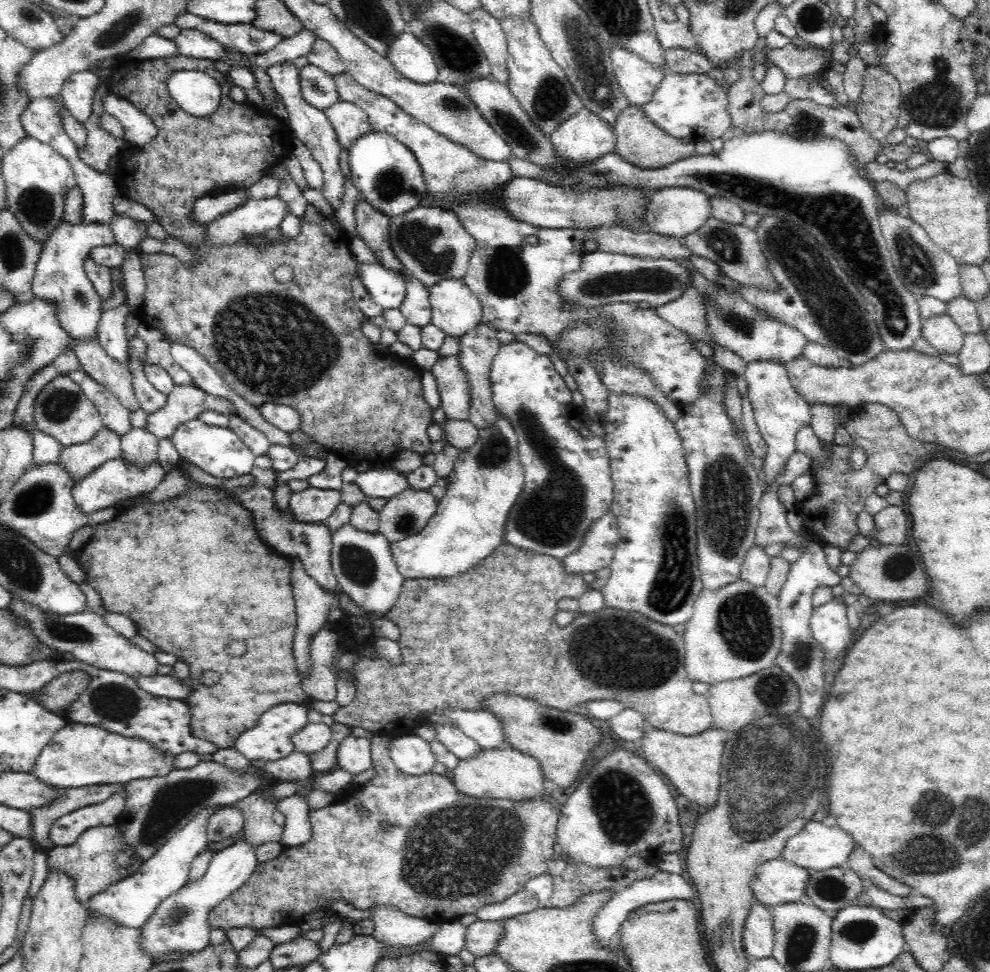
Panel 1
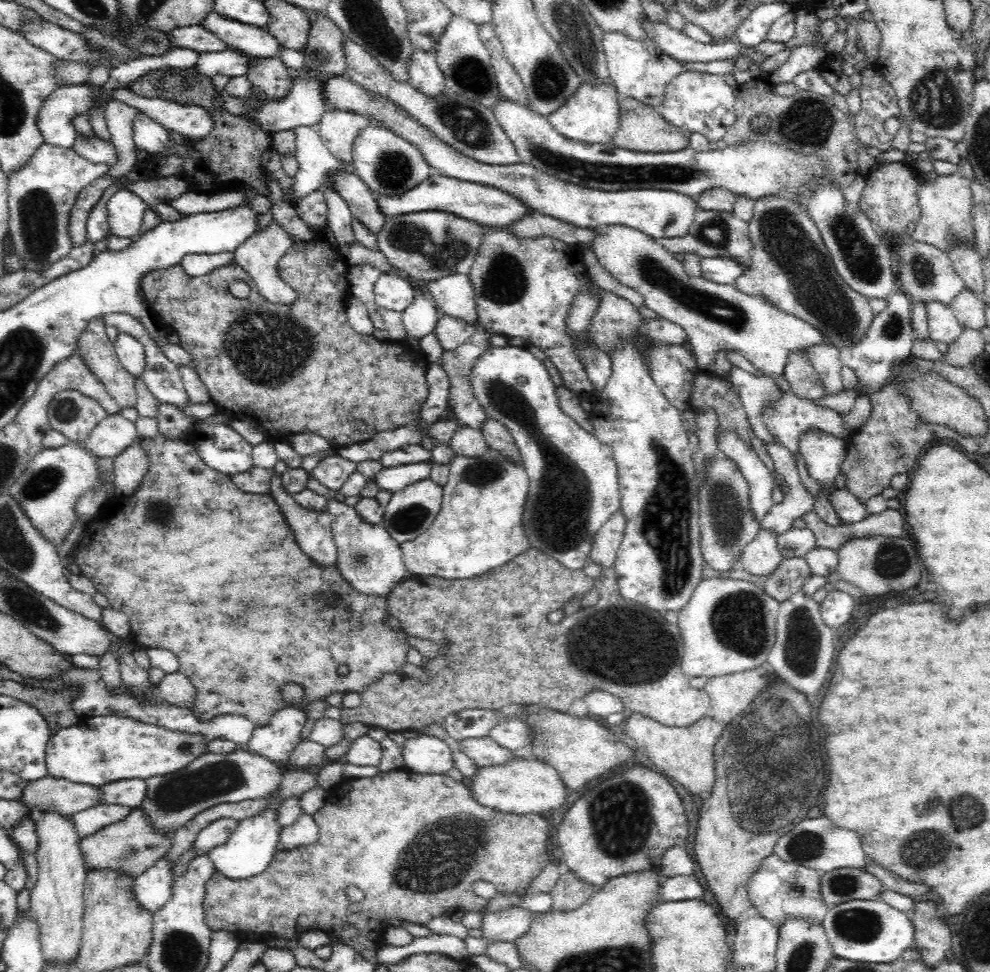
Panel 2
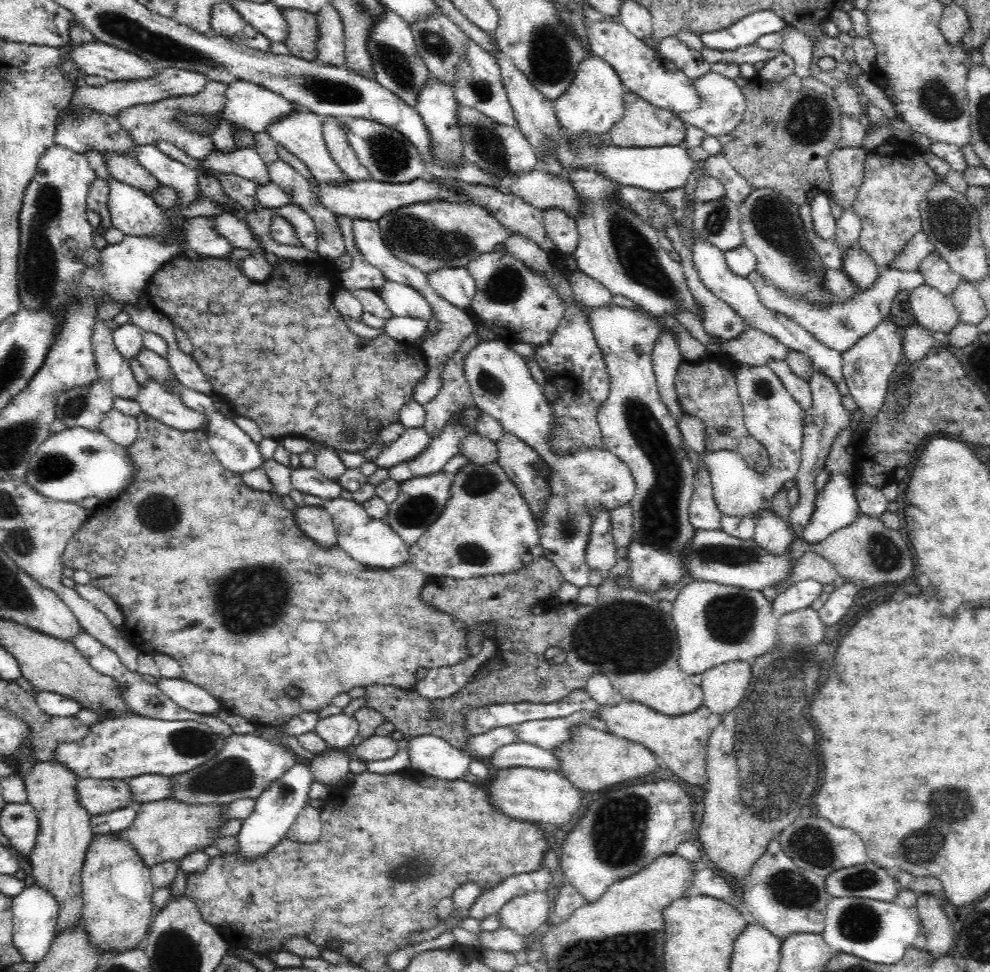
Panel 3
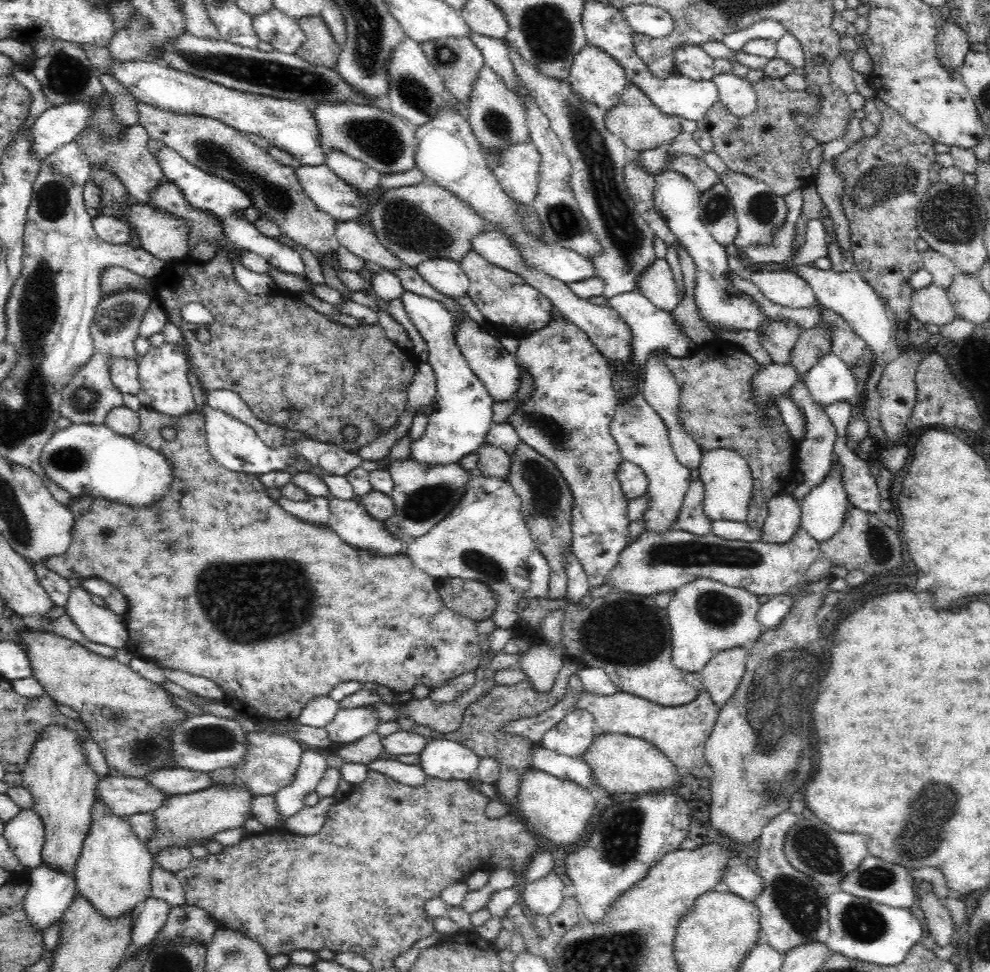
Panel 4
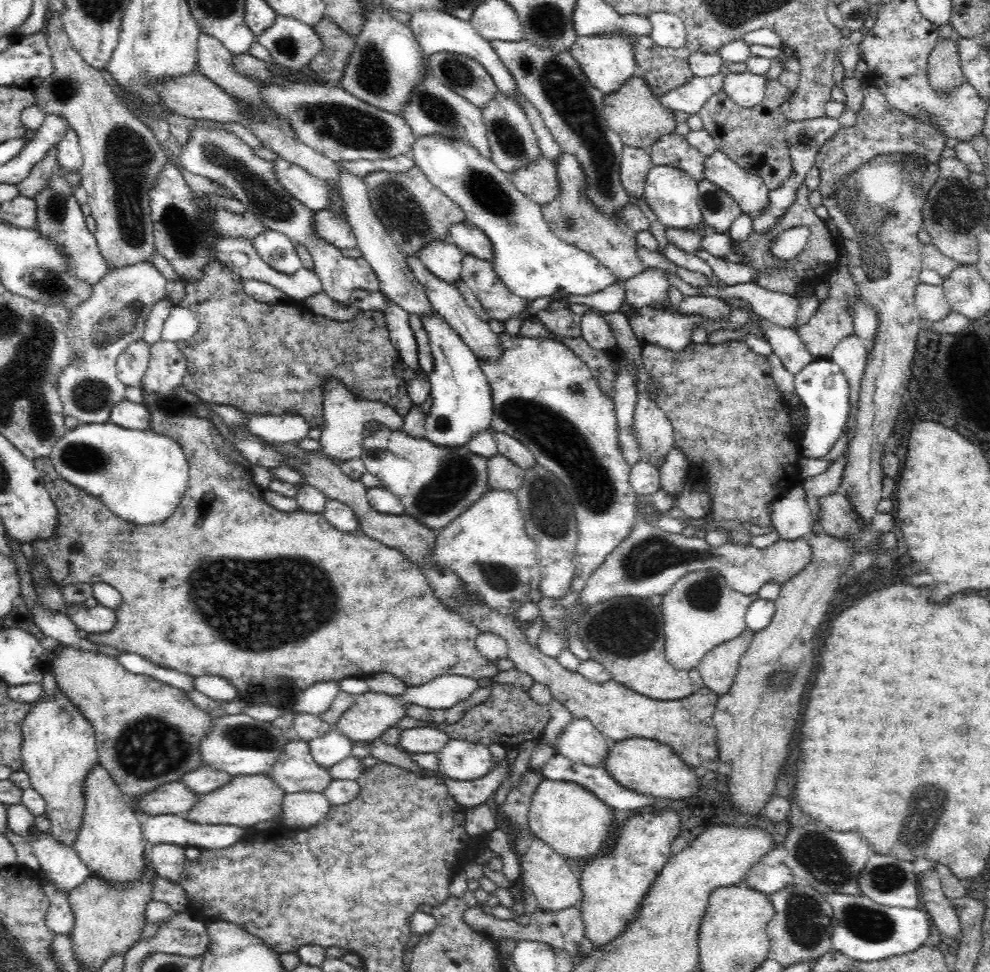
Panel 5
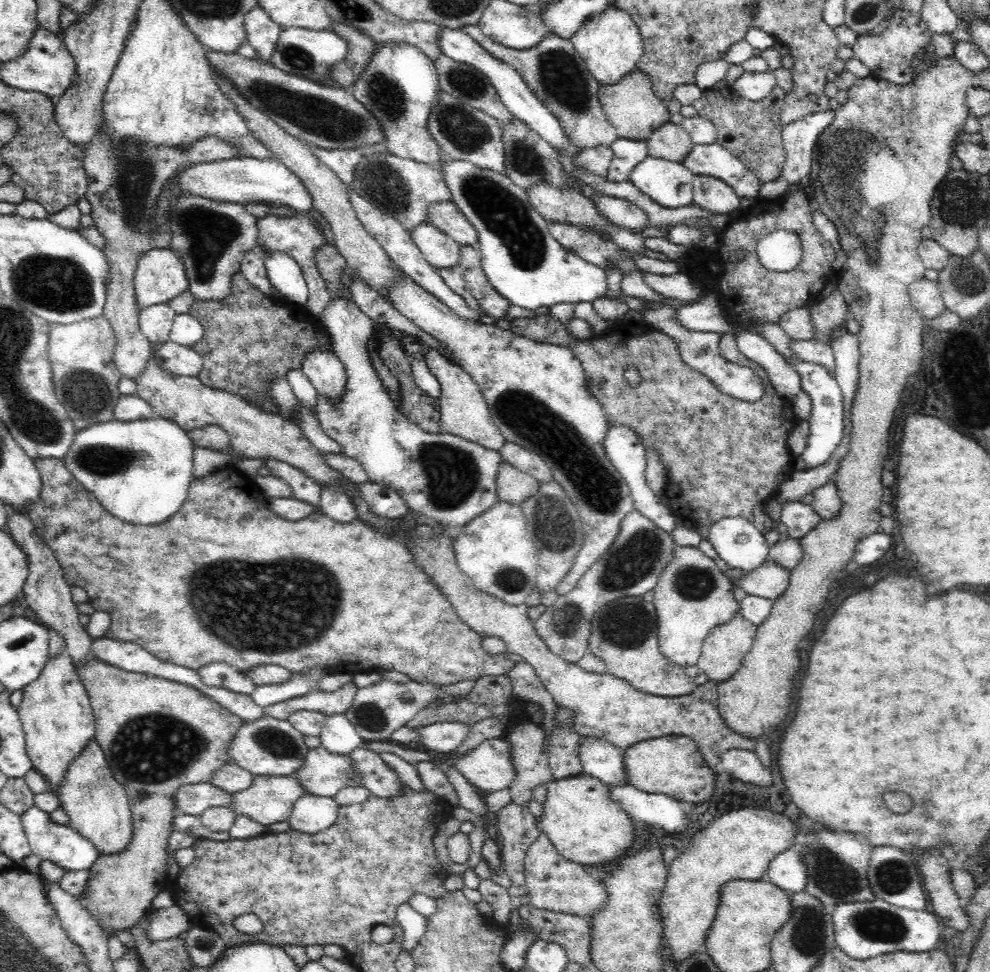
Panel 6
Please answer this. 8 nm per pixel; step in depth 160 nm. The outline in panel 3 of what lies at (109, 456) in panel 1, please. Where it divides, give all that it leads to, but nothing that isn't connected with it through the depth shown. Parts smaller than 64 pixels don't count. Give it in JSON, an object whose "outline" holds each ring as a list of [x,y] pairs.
{"outline":[[[112,407],[102,419],[99,430],[102,431],[112,442],[129,447],[137,436],[137,417],[126,415]]]}

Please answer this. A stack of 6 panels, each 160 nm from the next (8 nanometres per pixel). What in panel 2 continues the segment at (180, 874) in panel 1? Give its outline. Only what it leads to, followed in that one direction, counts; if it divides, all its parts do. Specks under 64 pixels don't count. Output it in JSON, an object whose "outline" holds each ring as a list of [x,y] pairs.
{"outline":[[[164,858],[157,860],[150,869],[137,876],[133,884],[137,903],[153,915],[170,898],[172,865]]]}

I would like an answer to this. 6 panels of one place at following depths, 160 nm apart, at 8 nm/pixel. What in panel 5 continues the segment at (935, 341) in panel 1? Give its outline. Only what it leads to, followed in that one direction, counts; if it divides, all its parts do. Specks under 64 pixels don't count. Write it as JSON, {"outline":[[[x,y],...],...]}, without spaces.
{"outline":[[[918,283],[914,290],[914,302],[917,313],[921,318],[930,320],[930,322],[938,322],[951,311],[950,305],[948,305],[944,296],[942,284]]]}

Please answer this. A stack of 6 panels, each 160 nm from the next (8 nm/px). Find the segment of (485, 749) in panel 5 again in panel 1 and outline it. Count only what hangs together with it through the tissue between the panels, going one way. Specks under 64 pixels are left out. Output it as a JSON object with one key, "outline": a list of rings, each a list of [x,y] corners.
{"outline":[[[413,732],[392,739],[388,747],[396,766],[412,776],[432,773],[437,763],[431,744]]]}

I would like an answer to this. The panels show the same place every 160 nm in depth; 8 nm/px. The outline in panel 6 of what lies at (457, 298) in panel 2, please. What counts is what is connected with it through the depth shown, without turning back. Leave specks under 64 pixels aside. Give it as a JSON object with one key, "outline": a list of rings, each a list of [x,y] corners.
{"outline":[[[428,220],[415,226],[411,235],[425,259],[435,268],[458,264],[460,245]]]}

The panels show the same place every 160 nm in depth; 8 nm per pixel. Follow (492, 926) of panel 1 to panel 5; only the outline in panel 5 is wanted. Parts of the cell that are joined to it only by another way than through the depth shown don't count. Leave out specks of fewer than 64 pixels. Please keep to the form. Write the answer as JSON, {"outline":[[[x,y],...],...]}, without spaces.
{"outline":[[[535,837],[520,862],[520,878],[537,898],[539,909],[556,912],[570,907],[580,907],[583,890],[575,871],[566,857],[550,848],[541,838]]]}

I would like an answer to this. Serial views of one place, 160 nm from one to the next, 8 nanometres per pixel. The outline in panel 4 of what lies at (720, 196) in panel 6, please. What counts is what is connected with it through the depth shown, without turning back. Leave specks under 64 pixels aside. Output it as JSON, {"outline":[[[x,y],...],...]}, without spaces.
{"outline":[[[719,181],[708,190],[703,190],[699,197],[699,207],[701,221],[716,242],[722,246],[732,244],[737,235],[737,220],[731,196],[725,185]]]}

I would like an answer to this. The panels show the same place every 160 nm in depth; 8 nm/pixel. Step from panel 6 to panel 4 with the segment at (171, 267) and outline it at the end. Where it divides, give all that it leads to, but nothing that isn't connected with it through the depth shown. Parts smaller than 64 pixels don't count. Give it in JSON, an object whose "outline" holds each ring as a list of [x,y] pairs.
{"outline":[[[150,280],[144,288],[126,286],[118,292],[110,292],[100,296],[95,309],[95,316],[90,326],[92,337],[92,356],[88,362],[76,370],[72,380],[64,386],[61,395],[61,416],[73,423],[88,423],[89,425],[105,424],[108,412],[124,405],[122,393],[111,381],[109,364],[112,359],[139,359],[135,351],[135,340],[139,337],[139,328],[149,310],[156,308],[154,280]]]}

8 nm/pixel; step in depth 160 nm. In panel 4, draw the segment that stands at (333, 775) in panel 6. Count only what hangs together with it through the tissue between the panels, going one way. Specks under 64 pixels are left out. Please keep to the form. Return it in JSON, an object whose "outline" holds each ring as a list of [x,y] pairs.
{"outline":[[[249,732],[247,734],[247,753],[245,761],[234,770],[218,769],[210,773],[213,784],[220,787],[228,787],[228,784],[246,787],[254,796],[267,796],[284,790],[295,779],[305,748],[292,736],[270,734],[266,732]]]}

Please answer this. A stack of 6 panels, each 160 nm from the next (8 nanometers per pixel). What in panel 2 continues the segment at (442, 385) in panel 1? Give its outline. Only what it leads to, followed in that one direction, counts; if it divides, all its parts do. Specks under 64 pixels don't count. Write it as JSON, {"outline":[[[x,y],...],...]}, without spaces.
{"outline":[[[479,321],[474,322],[473,326],[474,332],[472,336],[470,336],[464,344],[456,348],[456,350],[451,351],[450,354],[442,354],[441,360],[438,363],[446,367],[445,371],[449,376],[449,406],[451,406],[453,410],[455,418],[458,418],[462,426],[481,431],[488,416],[482,406],[480,406],[480,403],[474,398],[474,395],[472,395],[472,389],[470,389],[470,370],[472,370],[472,362],[474,362],[482,352],[490,348],[489,340],[494,332],[486,328],[483,324],[480,324]]]}

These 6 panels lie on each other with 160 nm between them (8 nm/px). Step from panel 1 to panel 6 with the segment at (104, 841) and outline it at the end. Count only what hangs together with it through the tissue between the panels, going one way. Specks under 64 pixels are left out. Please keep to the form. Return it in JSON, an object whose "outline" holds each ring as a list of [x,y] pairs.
{"outline":[[[296,776],[256,777],[248,790],[234,794],[233,811],[238,816],[244,814],[260,824],[269,826],[275,822],[288,821],[294,803],[302,796],[310,796],[310,793],[297,781]]]}

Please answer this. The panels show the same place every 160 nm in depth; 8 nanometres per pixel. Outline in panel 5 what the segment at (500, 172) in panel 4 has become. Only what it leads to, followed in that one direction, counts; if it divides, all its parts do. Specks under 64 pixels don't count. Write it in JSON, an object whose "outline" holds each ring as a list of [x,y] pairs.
{"outline":[[[544,156],[535,163],[508,175],[508,179],[526,198],[543,207],[561,195],[560,179],[555,164],[550,159]]]}

